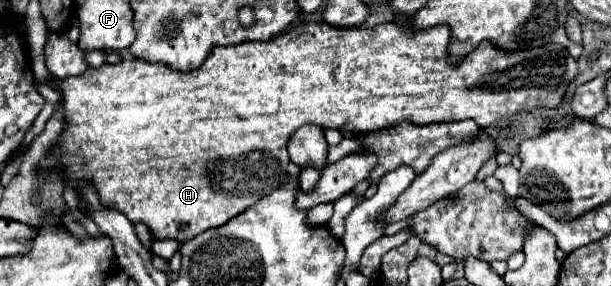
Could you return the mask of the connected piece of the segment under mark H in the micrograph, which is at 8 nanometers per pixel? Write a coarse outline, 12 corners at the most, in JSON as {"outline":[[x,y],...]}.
{"outline":[[298,24],[62,94],[58,170],[186,242],[278,190],[304,124],[558,108],[564,46]]}

